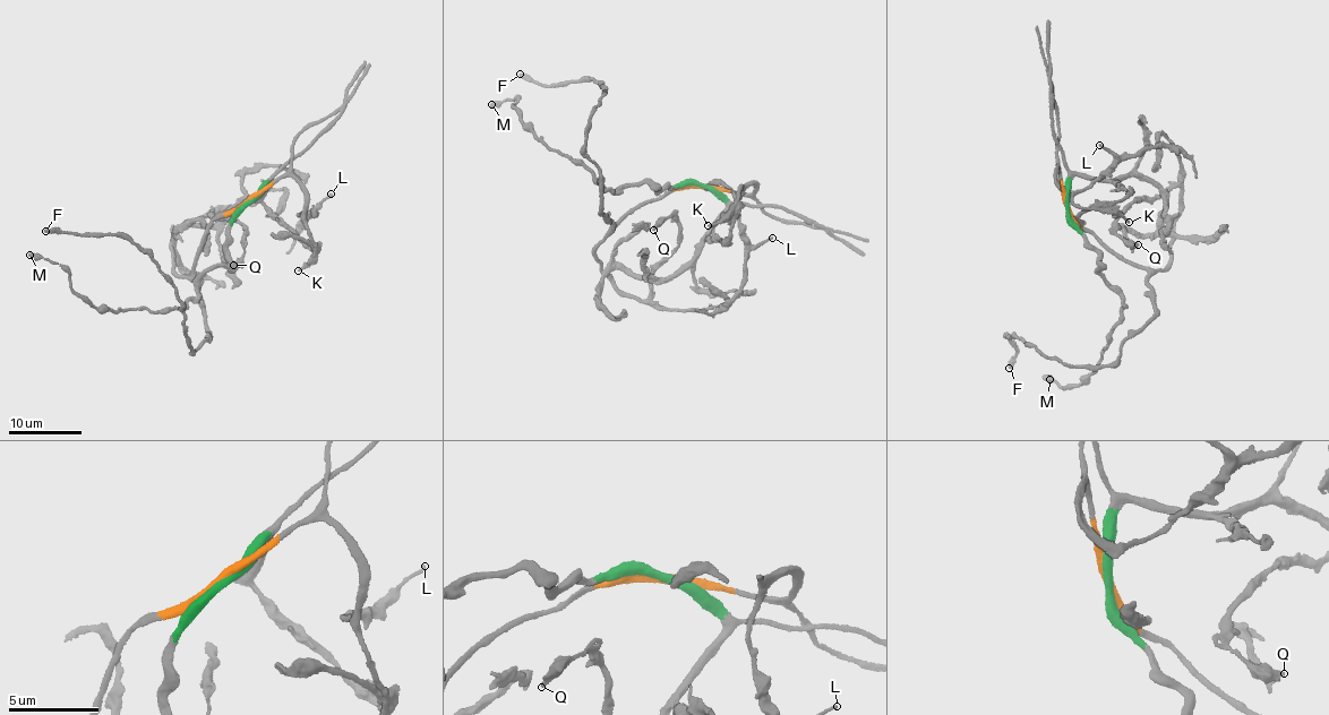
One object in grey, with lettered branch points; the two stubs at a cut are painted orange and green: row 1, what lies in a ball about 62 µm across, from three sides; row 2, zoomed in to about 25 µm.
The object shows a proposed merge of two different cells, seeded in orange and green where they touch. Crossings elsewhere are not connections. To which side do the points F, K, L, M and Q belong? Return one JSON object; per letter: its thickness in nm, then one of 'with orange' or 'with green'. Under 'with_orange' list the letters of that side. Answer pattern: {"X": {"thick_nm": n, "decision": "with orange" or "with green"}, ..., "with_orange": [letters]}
{"F": {"thick_nm": 340, "decision": "with orange"}, "K": {"thick_nm": 160, "decision": "with orange"}, "L": {"thick_nm": 150, "decision": "with orange"}, "M": {"thick_nm": 500, "decision": "with green"}, "Q": {"thick_nm": 280, "decision": "with orange"}, "with_orange": ["F", "K", "L", "Q"]}

